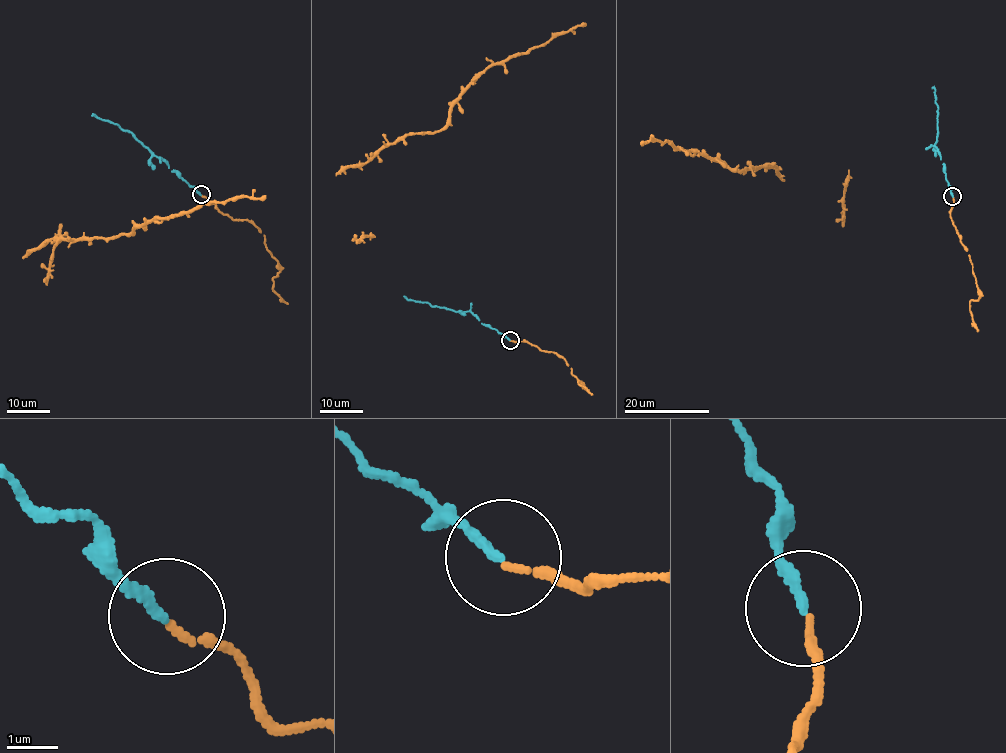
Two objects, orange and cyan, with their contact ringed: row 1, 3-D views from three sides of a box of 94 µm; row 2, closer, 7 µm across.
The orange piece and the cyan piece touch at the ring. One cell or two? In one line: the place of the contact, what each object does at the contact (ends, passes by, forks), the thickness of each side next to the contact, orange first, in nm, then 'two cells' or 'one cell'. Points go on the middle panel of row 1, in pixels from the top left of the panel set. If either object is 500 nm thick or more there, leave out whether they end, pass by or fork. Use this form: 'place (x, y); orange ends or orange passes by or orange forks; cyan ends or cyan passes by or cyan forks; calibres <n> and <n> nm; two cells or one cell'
place (510, 340); orange ends; cyan ends; calibres 140 and 190 nm; one cell

